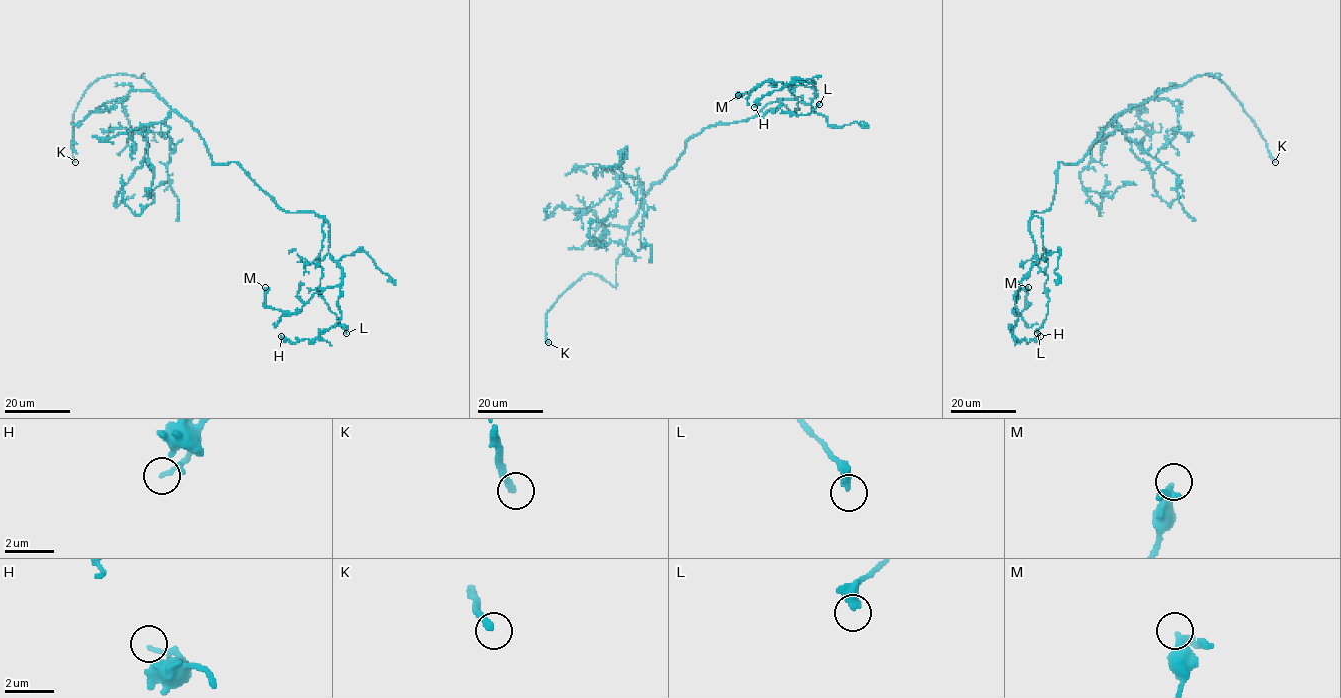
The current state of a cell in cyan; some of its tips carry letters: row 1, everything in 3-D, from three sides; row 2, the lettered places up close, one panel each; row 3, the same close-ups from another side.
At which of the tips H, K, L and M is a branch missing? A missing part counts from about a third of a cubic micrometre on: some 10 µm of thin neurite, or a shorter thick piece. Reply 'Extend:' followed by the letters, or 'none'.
Extend: K

